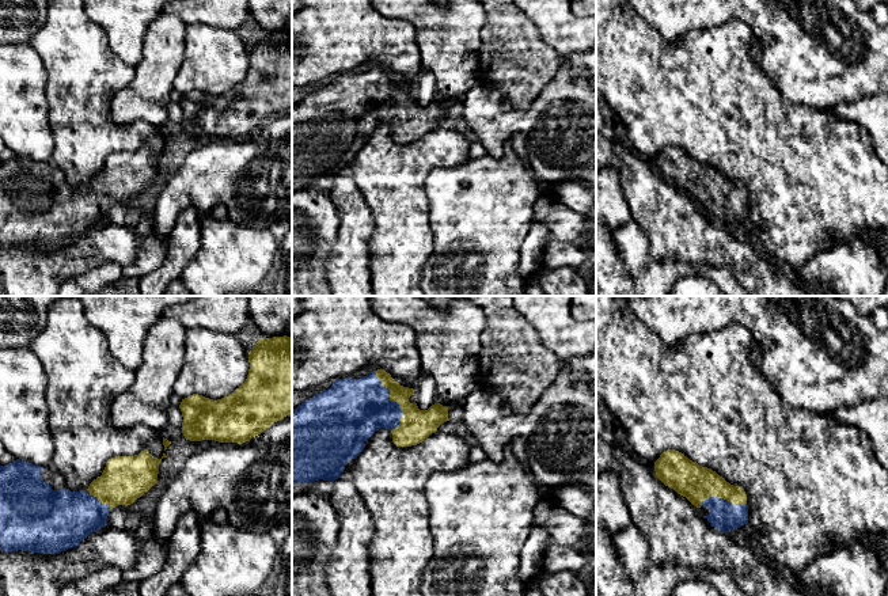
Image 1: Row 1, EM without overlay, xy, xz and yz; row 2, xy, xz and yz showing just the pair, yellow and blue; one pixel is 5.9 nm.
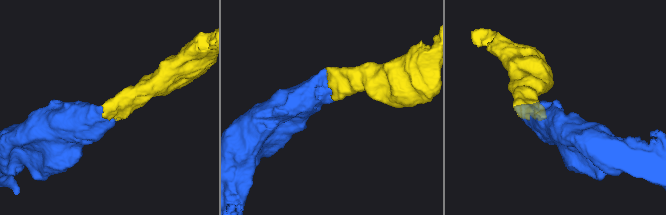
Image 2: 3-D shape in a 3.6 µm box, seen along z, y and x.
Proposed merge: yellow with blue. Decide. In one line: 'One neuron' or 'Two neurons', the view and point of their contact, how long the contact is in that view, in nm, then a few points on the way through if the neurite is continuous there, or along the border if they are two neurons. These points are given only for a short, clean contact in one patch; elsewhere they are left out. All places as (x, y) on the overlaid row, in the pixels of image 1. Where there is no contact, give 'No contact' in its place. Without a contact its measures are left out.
One neuron. Touches yellow at xz (393, 401). Shared border 380 nm

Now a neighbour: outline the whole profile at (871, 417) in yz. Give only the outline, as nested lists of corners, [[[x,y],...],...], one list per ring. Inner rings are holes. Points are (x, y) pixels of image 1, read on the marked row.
[[[880,396],[828,414],[836,422],[853,425],[865,432],[881,466],[888,468],[888,398]]]

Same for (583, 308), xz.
[[[573,296],[570,314],[577,320],[596,323],[596,296]]]

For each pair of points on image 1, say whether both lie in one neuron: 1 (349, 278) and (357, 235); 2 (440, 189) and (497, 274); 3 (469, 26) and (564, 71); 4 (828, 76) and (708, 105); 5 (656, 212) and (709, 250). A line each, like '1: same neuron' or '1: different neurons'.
1: same neuron
2: same neuron
3: different neurons
4: different neurons
5: same neuron

